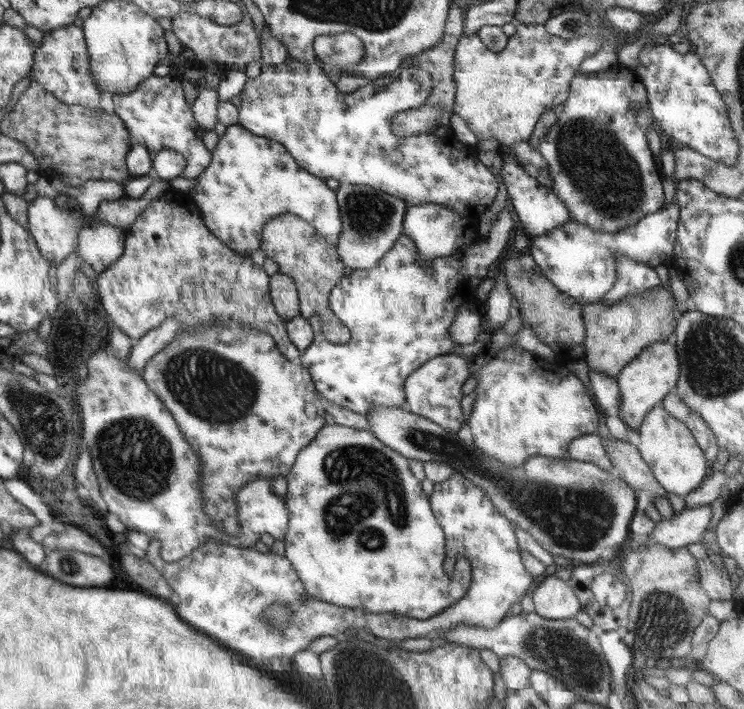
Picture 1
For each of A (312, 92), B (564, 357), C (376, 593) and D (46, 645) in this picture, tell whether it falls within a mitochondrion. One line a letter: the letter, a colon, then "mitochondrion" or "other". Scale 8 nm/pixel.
A: other
B: other
C: other
D: other

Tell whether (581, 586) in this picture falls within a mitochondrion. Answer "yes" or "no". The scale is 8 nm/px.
no

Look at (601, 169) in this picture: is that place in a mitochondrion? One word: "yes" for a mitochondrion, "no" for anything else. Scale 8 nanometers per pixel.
yes

